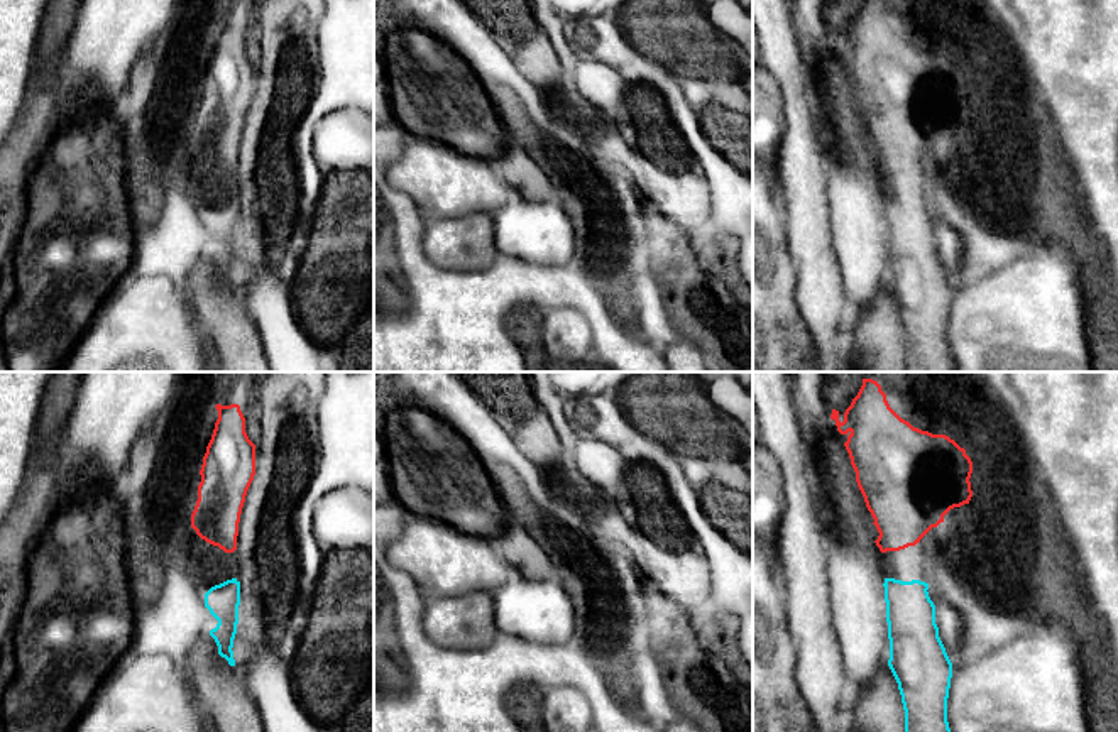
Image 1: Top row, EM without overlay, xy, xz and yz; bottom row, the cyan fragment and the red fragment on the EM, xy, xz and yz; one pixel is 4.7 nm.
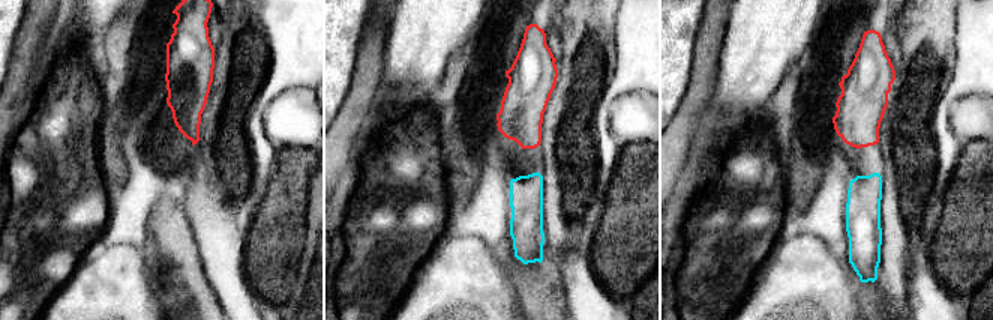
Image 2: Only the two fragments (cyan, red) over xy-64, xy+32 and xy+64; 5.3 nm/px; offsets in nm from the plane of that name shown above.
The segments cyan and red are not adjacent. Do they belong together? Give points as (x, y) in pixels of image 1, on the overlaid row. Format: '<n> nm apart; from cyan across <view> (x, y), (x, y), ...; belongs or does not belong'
130 nm apart; from cyan across xy (232, 579), (232, 551); belongs

